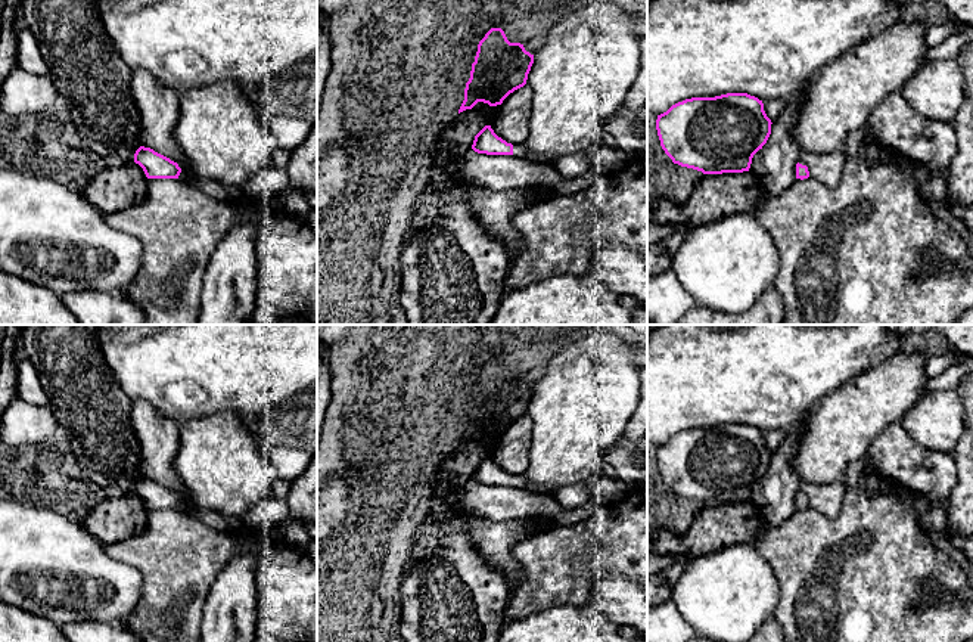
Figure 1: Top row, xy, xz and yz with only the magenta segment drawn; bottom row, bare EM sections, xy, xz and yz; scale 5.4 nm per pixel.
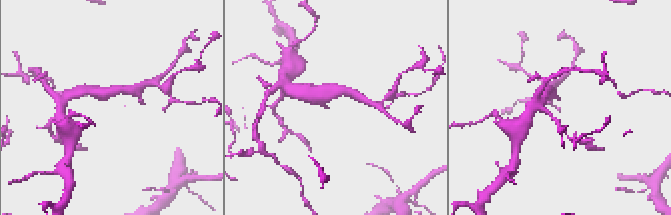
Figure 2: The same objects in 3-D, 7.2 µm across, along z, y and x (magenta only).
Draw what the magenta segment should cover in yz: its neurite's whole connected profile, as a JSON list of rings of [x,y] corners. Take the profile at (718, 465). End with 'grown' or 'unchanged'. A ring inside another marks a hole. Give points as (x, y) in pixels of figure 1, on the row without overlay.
[[[727,424],[715,428],[691,428],[658,446],[660,477],[674,494],[703,505],[749,502],[753,486],[771,465],[771,450],[764,434],[747,424]]] | unchanged

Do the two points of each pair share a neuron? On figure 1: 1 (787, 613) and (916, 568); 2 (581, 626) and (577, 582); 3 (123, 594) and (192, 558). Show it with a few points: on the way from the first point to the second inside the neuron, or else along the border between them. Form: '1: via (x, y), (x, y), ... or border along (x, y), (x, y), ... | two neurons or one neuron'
1: via (813, 596), (827, 596), (835, 604), (882, 602) | one neuron
2: border along (593, 607), (552, 605), (546, 610) | two neurons
3: border along (117, 560), (142, 577), (128, 616) | two neurons

